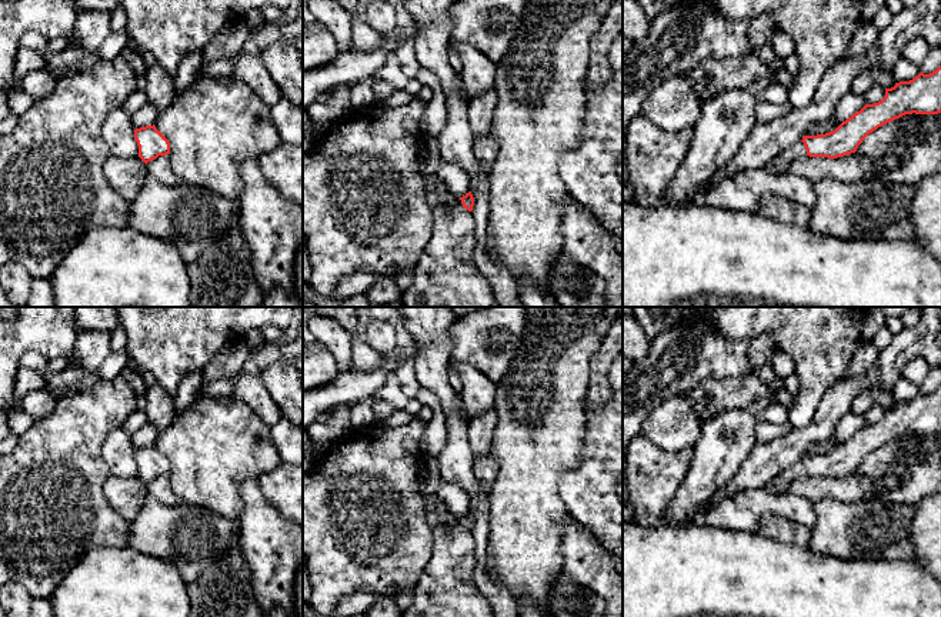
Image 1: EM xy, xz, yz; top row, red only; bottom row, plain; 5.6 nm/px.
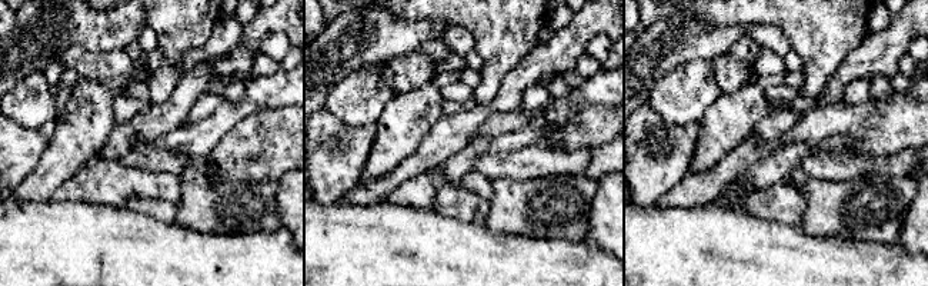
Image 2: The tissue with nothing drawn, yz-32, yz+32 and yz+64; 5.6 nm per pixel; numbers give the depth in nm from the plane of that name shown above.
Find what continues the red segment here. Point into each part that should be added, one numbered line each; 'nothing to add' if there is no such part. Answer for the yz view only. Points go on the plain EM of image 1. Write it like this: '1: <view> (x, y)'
1: yz (778, 486)

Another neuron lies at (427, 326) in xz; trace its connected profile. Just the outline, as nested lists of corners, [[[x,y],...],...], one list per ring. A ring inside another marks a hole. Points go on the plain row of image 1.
[[[394,307],[410,338],[420,348],[413,360],[421,387],[431,390],[440,400],[447,420],[447,440],[436,457],[444,481],[461,487],[470,498],[474,517],[473,537],[477,566],[474,583],[488,601],[494,617],[518,617],[518,606],[510,591],[488,571],[487,548],[490,534],[488,490],[483,488],[474,473],[474,453],[467,438],[467,424],[457,394],[448,383],[451,338],[447,331],[460,318],[450,307]]]

